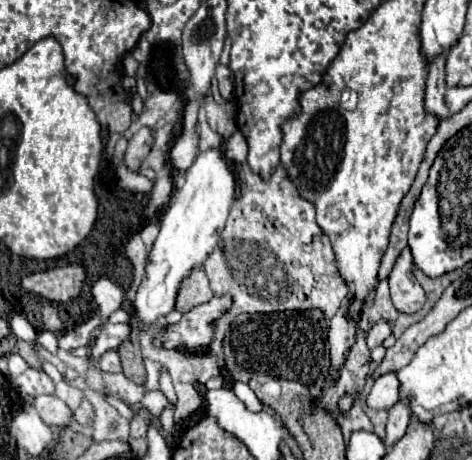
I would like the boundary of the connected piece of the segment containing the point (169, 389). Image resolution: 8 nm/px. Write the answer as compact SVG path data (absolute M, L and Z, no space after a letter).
M162 370L160 376L162 376L162 378L160 378L160 390L168 396L170 402L176 402L176 394L174 394L174 386L172 386L172 380L170 380L168 370Z

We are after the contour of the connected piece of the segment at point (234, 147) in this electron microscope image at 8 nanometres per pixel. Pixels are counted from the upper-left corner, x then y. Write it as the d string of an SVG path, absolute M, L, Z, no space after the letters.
M238 128L238 130L230 136L230 140L228 140L228 144L226 144L226 158L228 158L230 162L234 162L234 164L242 164L242 162L246 160L246 156L248 156L248 138L246 138L246 134Z

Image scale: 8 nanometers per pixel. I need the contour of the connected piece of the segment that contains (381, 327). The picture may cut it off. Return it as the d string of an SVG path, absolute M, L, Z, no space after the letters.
M380 318L380 320L372 326L372 330L370 330L368 338L366 338L368 348L374 350L374 348L380 346L380 344L390 336L390 334L392 334L392 322L388 322L386 318Z

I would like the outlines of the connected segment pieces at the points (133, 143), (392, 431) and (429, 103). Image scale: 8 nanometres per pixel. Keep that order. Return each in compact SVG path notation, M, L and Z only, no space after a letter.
M144 126L140 128L128 142L128 150L126 150L126 156L124 156L124 164L132 170L138 170L144 162L144 158L148 156L150 148L154 144L154 136L152 136L152 128Z
M400 398L392 408L390 408L390 416L388 416L388 424L386 424L386 444L394 444L396 440L400 440L406 432L406 426L410 422L410 406L408 406L408 398Z
M438 54L430 62L430 74L426 82L426 110L436 114L440 120L450 114L444 102L444 94L446 94L446 56Z

